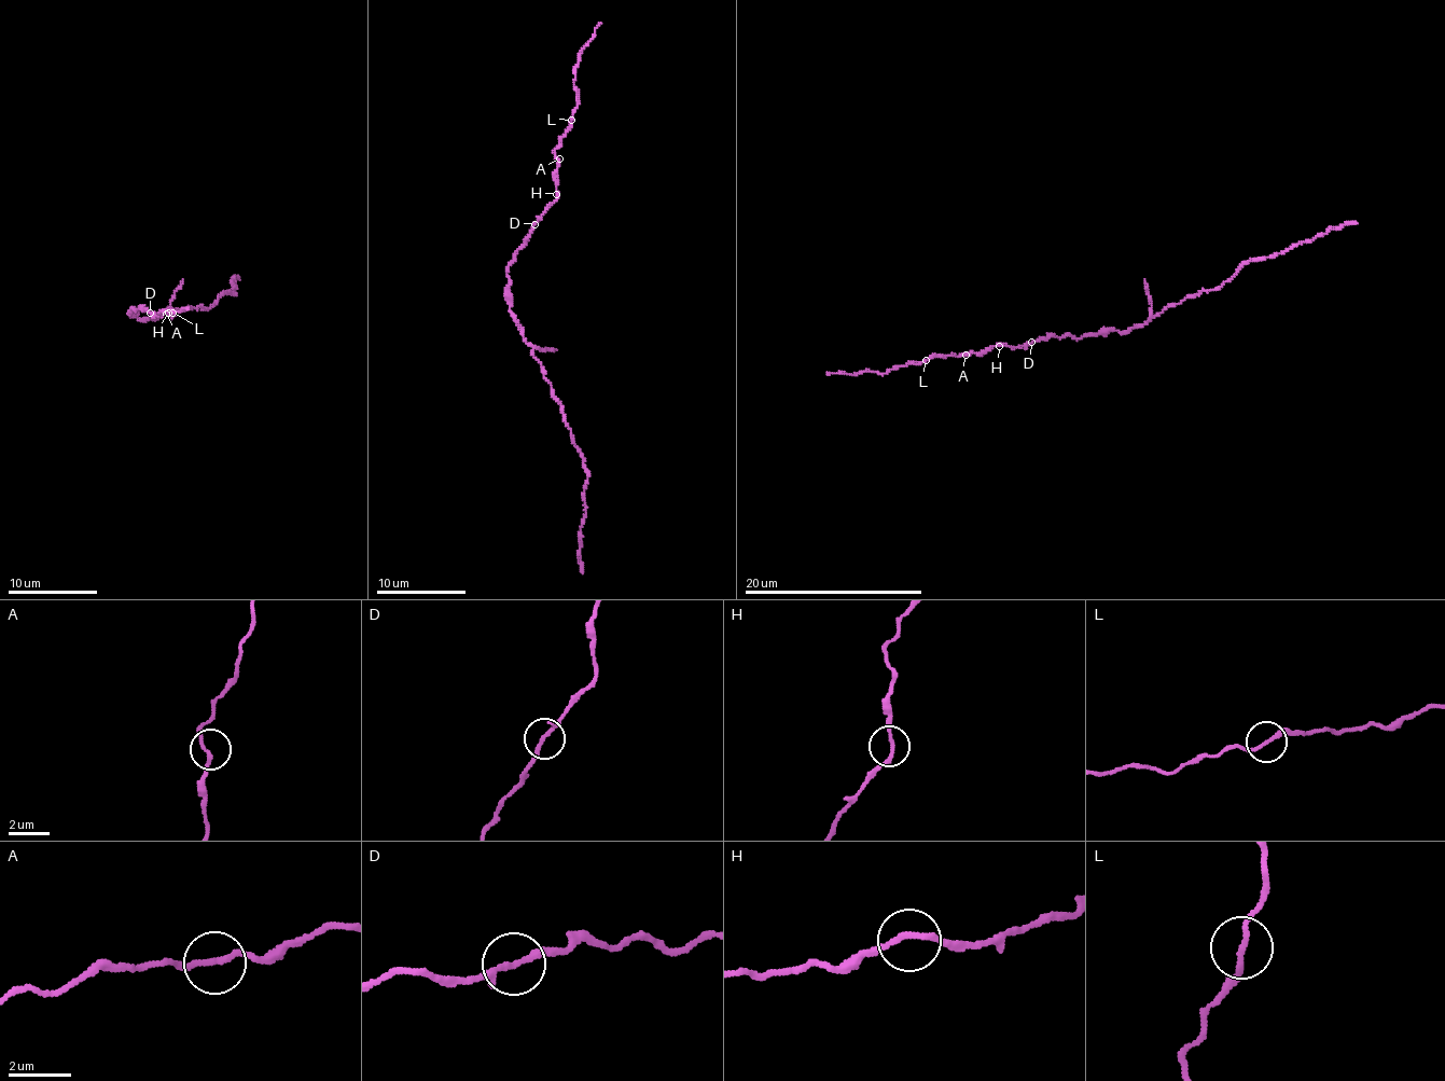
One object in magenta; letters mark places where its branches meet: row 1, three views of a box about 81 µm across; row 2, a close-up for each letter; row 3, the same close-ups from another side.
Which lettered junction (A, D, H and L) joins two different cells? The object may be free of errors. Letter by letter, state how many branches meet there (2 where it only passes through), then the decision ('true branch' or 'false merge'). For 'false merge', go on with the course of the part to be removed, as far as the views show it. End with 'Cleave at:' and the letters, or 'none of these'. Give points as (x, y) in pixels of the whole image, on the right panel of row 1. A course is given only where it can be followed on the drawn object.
A: 2 | true branch
D: 2 | true branch
H: 2 | true branch
L: 2 | true branch
Cleave at: none of these

